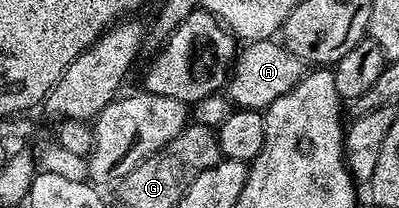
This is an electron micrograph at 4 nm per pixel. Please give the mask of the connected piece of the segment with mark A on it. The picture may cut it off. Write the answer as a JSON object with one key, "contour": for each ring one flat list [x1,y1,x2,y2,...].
{"contour":[[276,38,254,39,238,50,227,80,230,104,247,111,264,112,278,97,283,97,307,74,307,64,291,53]]}

